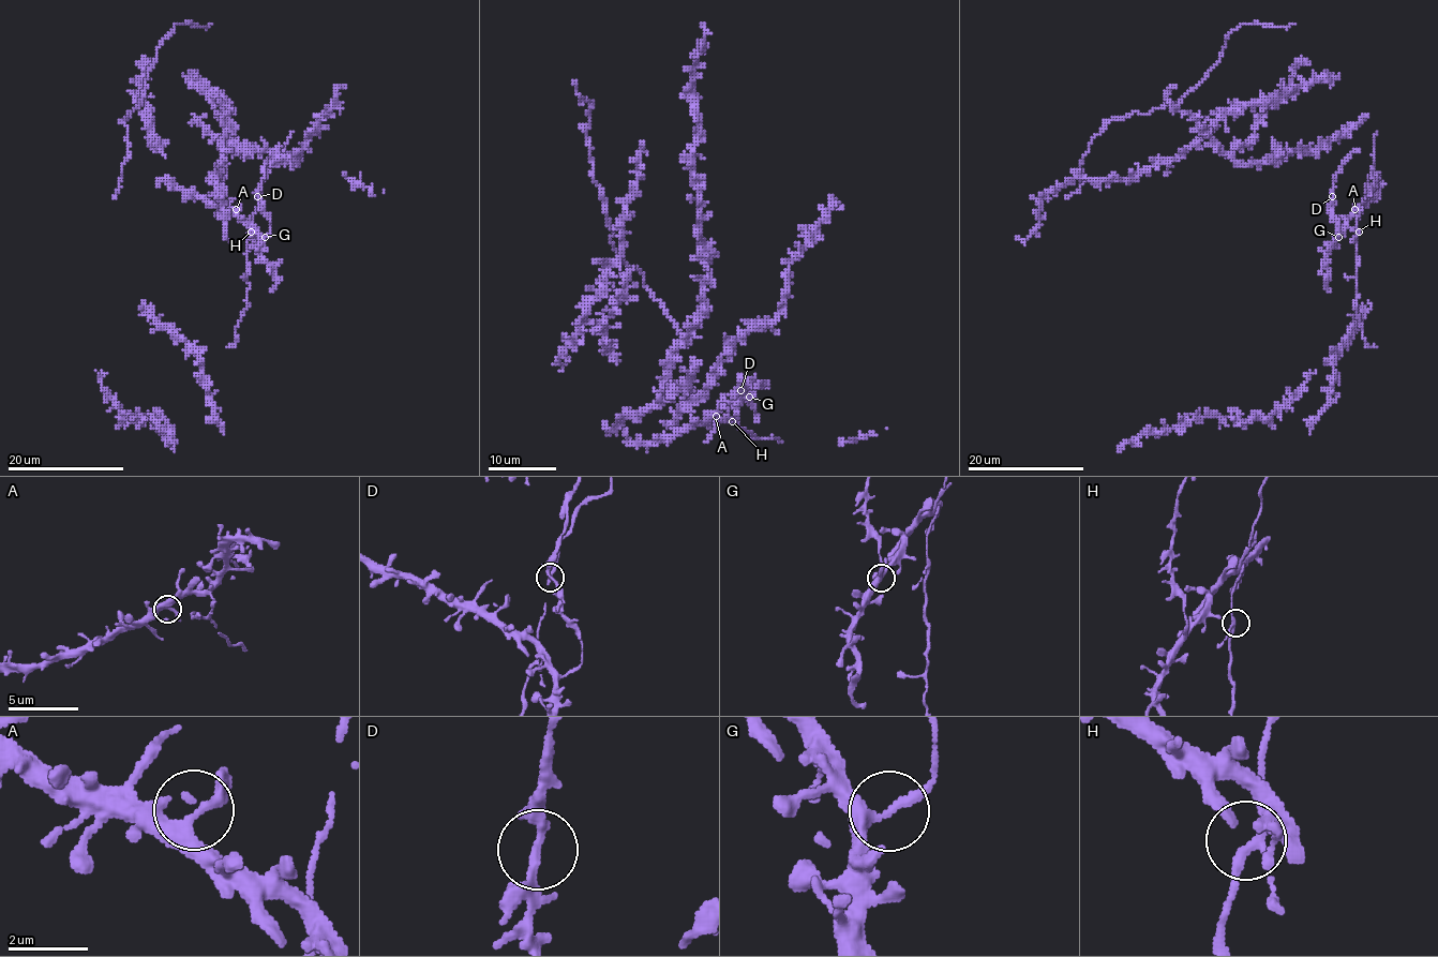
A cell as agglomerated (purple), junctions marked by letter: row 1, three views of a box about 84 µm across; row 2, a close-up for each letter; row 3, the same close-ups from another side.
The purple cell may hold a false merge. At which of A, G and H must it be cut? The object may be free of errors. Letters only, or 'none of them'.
G

